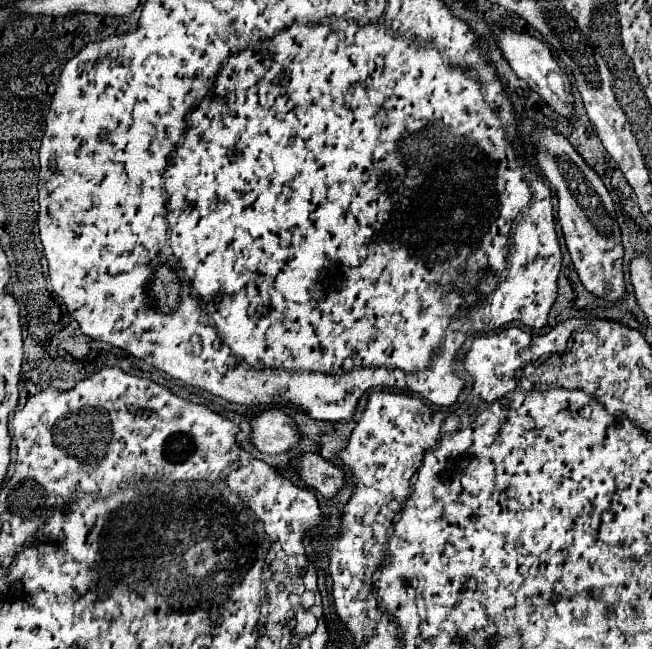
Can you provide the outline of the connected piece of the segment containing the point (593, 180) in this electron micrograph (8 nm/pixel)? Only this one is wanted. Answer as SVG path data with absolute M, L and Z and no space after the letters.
M535 130L533 144L537 146L537 164L557 192L563 238L581 284L597 298L603 298L611 304L621 302L627 294L623 276L625 250L621 244L621 230L615 218L615 208L605 184L587 166L579 152L575 152L567 138L555 130Z

